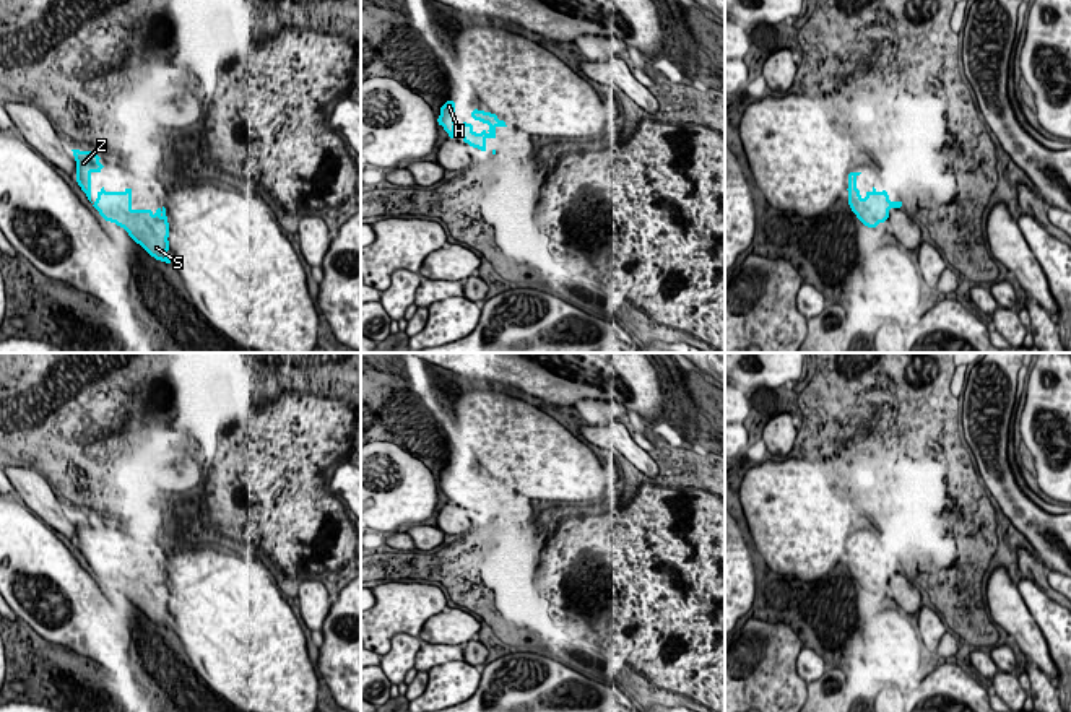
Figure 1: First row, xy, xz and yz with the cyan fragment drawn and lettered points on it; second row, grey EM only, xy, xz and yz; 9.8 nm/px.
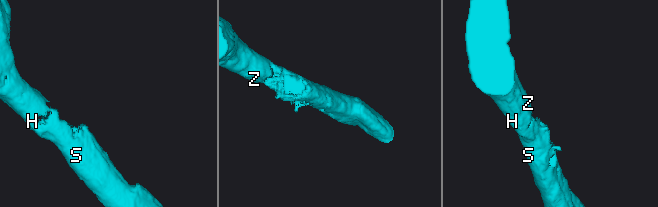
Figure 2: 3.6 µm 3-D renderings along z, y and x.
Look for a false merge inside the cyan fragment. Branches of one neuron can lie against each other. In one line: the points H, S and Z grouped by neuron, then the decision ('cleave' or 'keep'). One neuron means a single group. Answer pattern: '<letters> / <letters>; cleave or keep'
H S Z; keep

